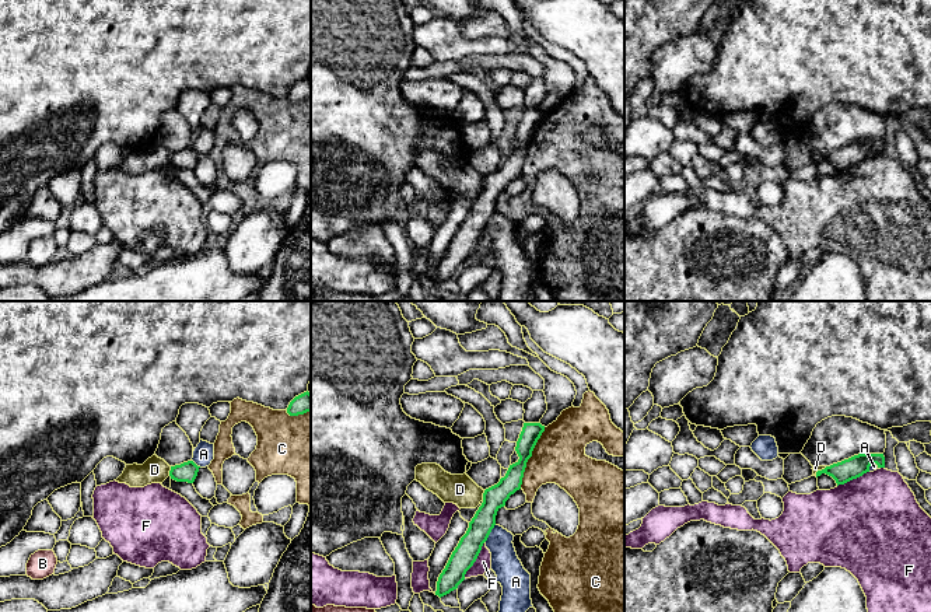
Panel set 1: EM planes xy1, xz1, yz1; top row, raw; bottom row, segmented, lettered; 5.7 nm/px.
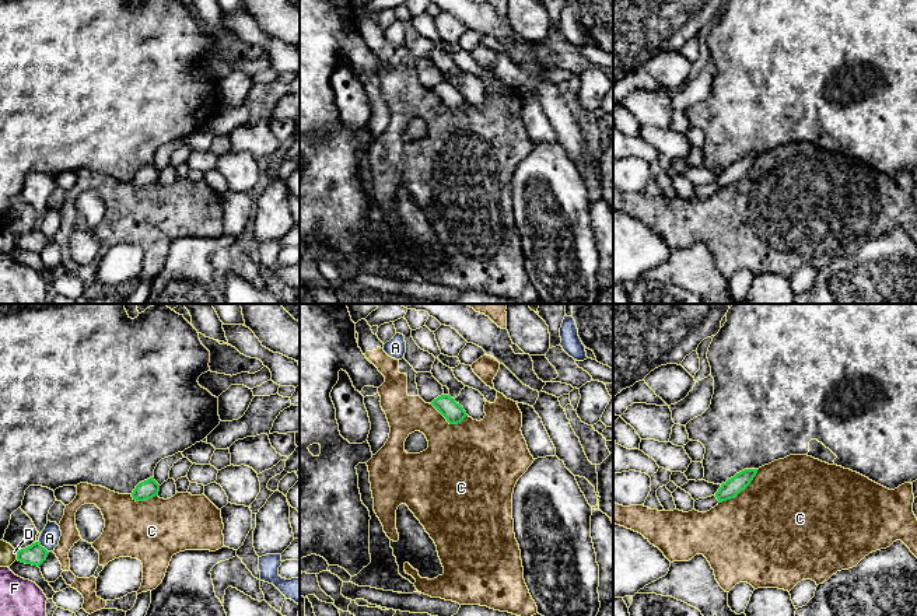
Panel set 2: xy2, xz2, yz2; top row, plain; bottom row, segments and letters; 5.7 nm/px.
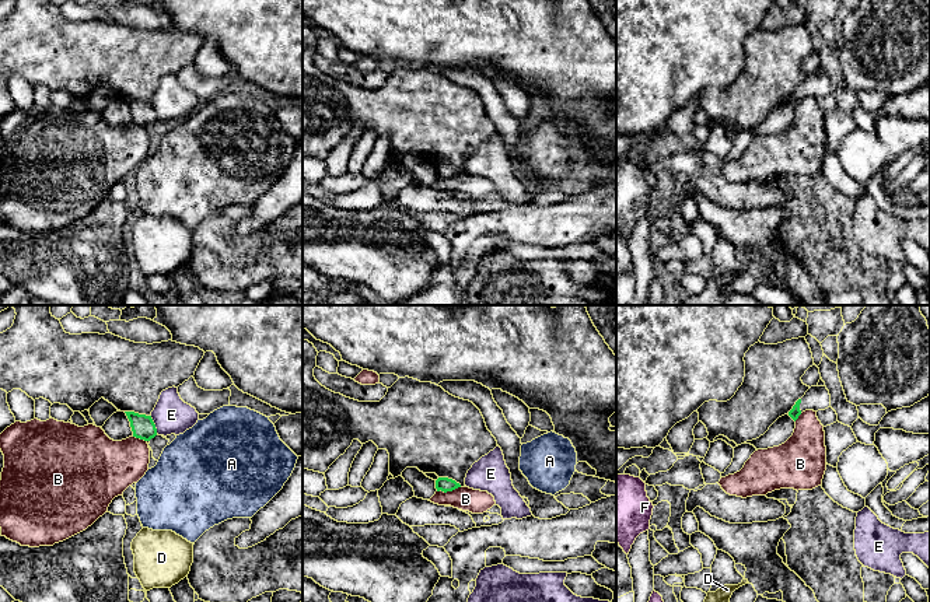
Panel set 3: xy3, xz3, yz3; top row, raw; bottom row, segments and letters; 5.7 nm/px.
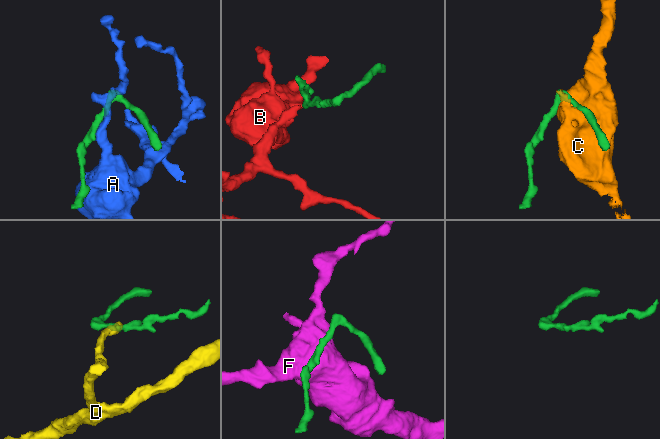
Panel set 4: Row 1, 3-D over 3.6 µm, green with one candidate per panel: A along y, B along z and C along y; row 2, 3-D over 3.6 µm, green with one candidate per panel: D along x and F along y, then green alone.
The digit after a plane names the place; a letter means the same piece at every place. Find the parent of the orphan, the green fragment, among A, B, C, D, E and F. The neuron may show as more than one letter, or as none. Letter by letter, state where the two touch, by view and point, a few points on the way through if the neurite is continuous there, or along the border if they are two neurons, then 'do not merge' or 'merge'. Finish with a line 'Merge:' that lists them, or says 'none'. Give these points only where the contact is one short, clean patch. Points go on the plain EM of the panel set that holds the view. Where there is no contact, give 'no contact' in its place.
A: xz1 (490, 217) | do not merge
B: xz3 (450, 177) | along xz3 (460, 172), (441, 178) | do not merge
C: xz1 (529, 143) | do not merge
D: xy1 (170, 157) | along xy1 (171, 153), (168, 161) | do not merge
E: xy3 (154, 111) | do not merge
F: xz1 (476, 244) | do not merge
Merge: none

